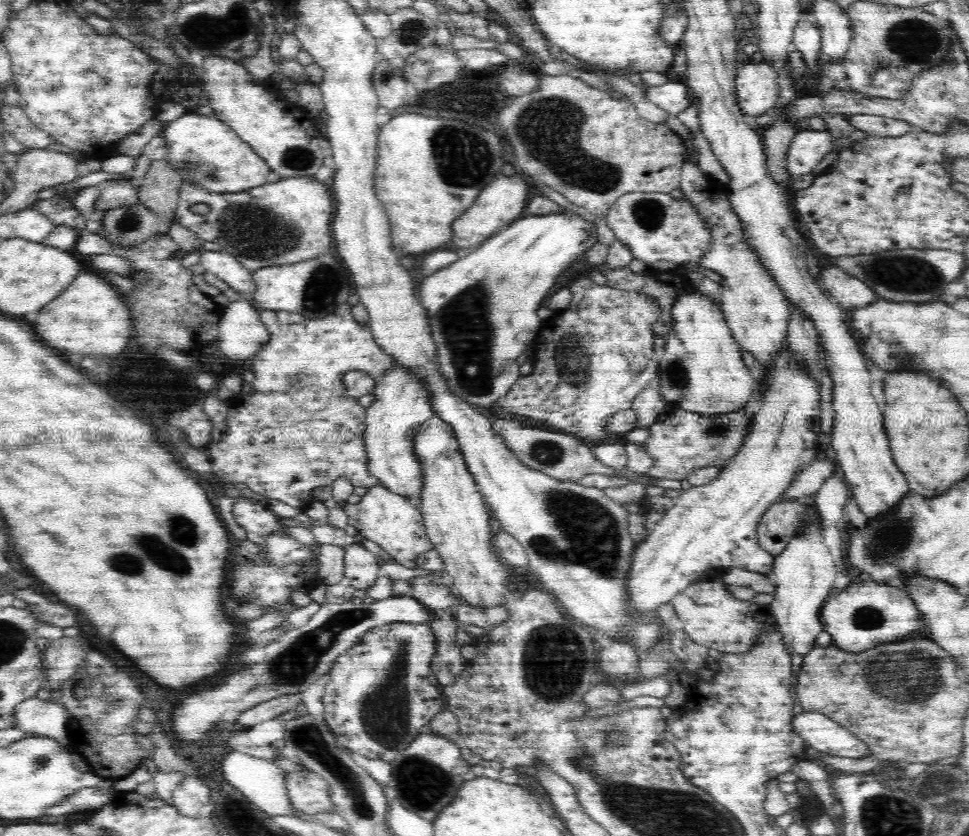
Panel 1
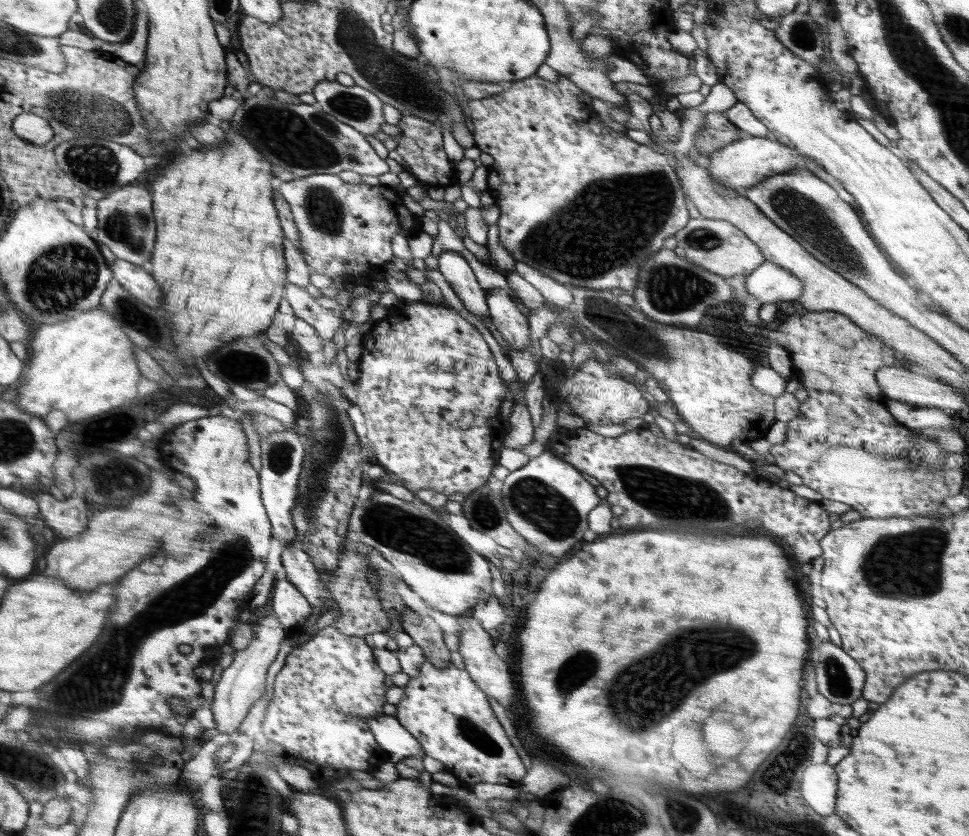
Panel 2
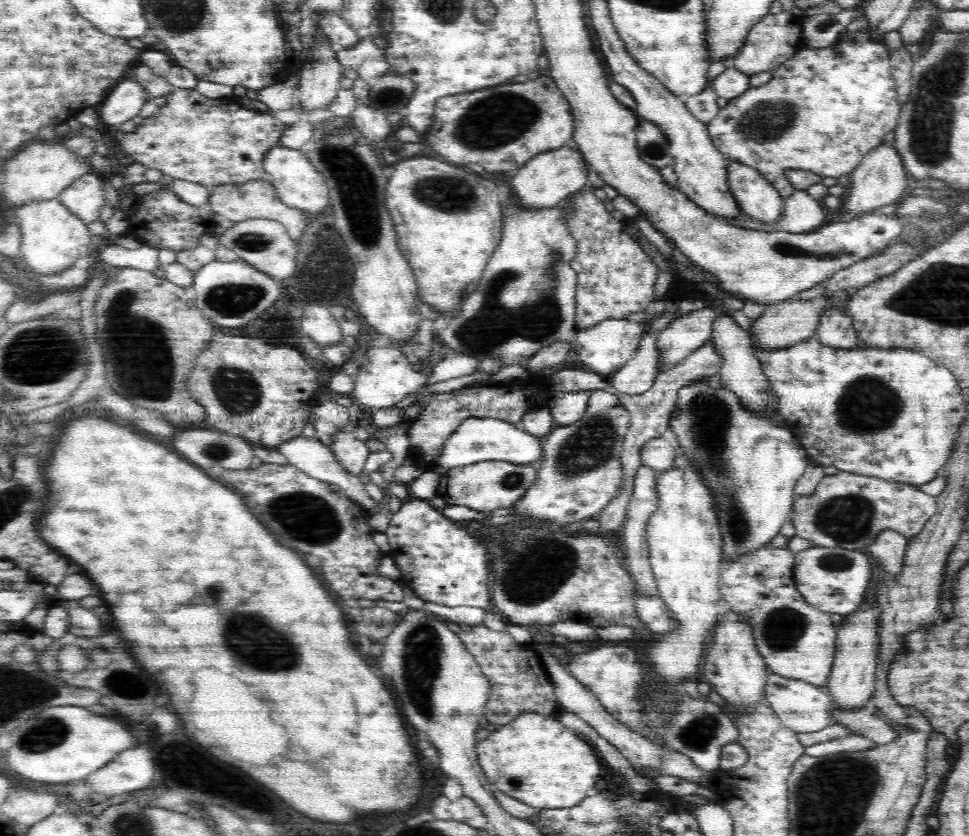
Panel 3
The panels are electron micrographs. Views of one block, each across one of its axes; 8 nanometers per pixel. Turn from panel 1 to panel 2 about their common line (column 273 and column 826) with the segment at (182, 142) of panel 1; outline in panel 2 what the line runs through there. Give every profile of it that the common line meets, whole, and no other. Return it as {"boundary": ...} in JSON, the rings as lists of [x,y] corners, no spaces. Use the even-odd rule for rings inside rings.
{"boundary":[[[749,135],[746,139],[740,139],[728,146],[724,146],[722,150],[714,152],[708,160],[706,166],[710,171],[712,181],[730,187],[738,193],[743,193],[748,187],[752,187],[759,182],[762,182],[766,177],[771,177],[773,174],[784,173],[788,170],[808,170],[824,180],[834,188],[836,179],[826,173],[822,165],[814,162],[810,157],[802,155],[798,149],[784,145],[776,140],[769,140],[766,137]]]}

